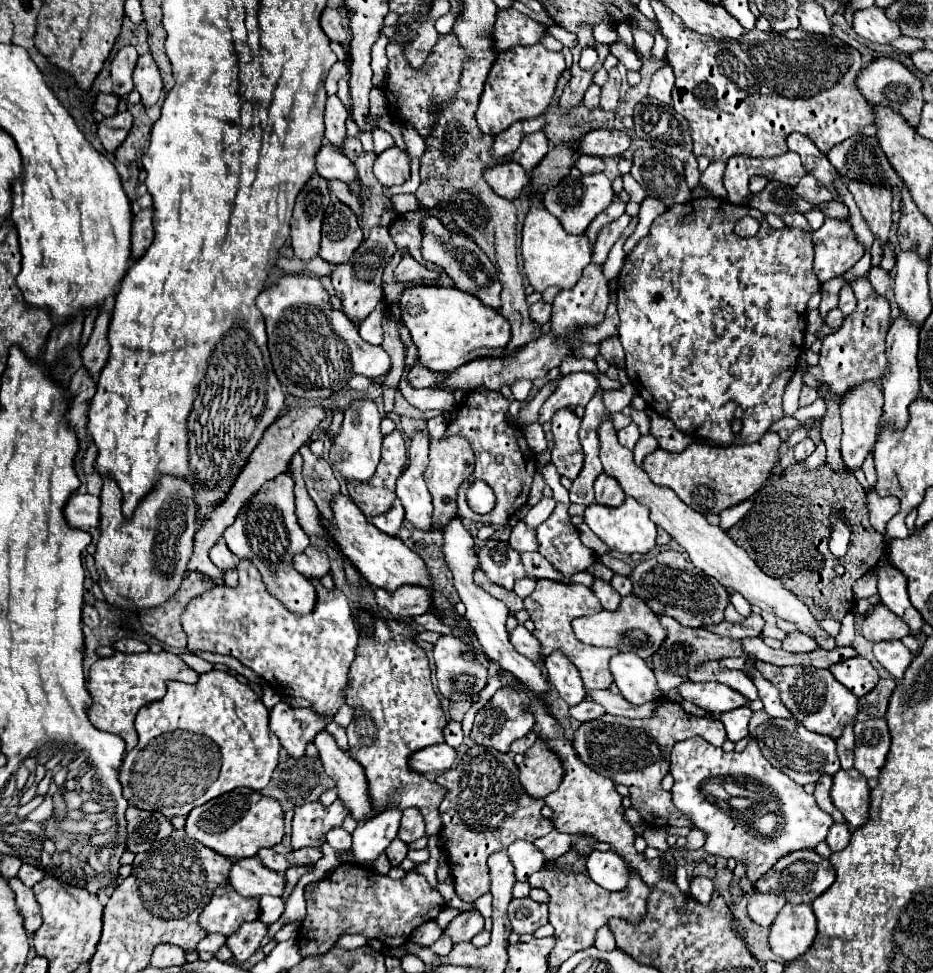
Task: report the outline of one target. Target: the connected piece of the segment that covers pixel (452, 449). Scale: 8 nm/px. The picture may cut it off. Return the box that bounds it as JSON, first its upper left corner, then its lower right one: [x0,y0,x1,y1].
[424,437,474,527]

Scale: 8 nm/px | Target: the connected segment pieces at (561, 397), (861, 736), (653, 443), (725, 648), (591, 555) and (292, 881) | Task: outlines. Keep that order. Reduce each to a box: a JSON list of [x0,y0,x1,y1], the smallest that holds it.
[[540,373,598,423],[854,719,890,777],[634,435,660,465],[652,615,744,677],[538,461,596,583],[284,867,310,901]]

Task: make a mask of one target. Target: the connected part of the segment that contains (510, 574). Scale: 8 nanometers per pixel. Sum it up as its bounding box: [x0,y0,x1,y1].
[478,541,524,589]

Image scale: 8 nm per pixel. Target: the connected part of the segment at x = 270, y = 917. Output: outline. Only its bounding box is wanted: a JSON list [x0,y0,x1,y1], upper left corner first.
[260,897,284,925]

